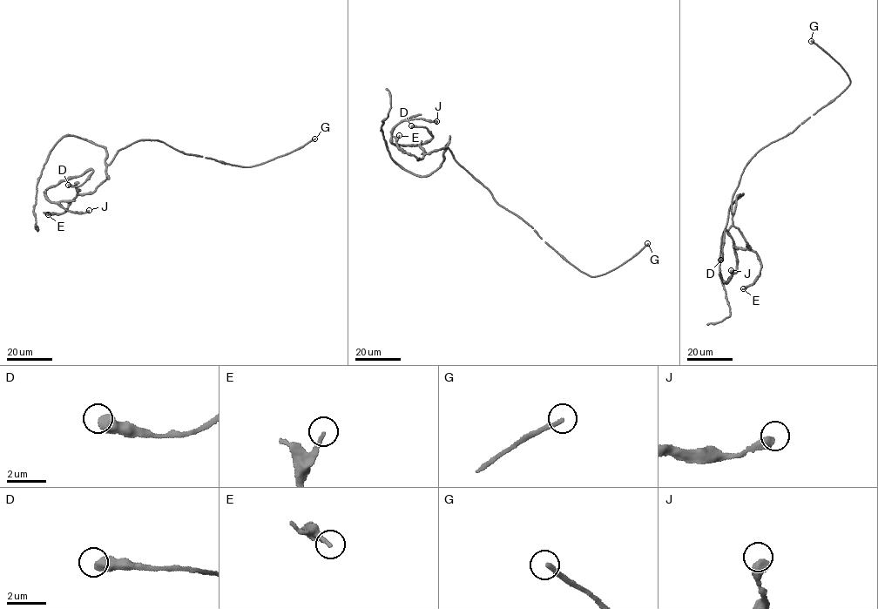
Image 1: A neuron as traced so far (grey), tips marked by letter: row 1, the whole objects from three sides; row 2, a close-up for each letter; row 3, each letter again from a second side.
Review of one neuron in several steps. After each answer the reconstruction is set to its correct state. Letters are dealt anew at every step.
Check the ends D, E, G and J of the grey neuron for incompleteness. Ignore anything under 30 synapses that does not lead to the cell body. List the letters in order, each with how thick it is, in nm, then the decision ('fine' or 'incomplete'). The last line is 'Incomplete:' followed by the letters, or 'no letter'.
D: 550 nm | fine
E: 160 nm | fine
G: 200 nm | incomplete
J: 480 nm | fine
Incomplete: G

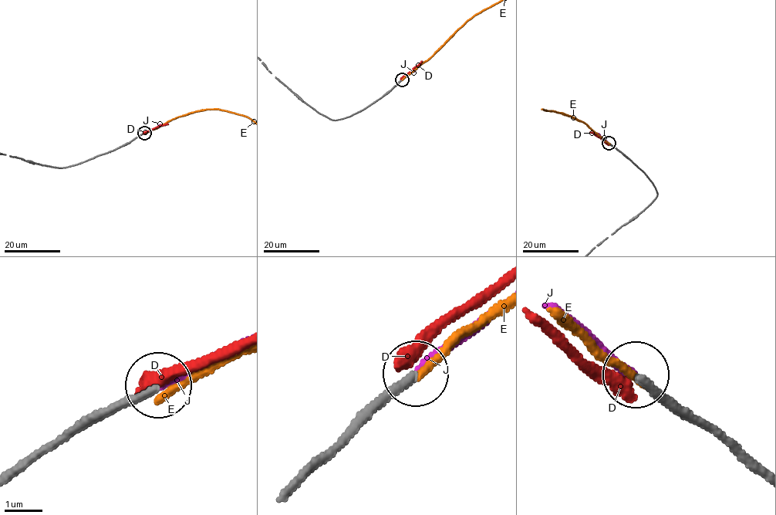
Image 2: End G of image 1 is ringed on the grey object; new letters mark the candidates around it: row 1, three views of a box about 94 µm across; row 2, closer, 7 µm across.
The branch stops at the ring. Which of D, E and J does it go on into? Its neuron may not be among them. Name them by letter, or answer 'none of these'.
J

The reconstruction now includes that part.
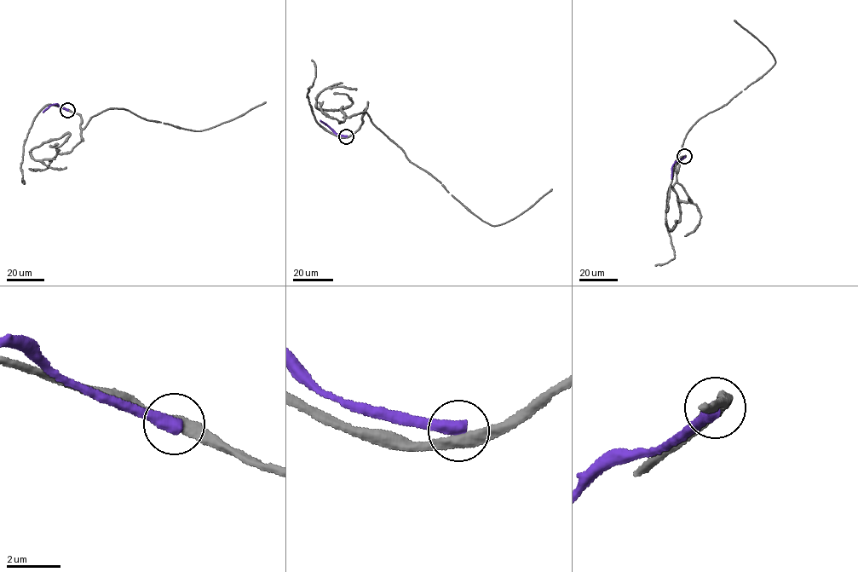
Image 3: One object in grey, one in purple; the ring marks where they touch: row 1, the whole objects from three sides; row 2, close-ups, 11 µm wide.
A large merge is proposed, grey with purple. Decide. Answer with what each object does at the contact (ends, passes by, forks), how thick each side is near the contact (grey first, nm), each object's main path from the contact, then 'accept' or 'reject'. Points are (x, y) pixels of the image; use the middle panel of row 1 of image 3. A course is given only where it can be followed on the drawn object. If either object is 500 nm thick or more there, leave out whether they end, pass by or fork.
440 nm thick on the grey side, 500 nm on the other; grey runs (346, 136), (359, 127), (365, 112), (411, 162), (432, 175), (491, 225), (512, 220), (551, 189); purple runs (346, 136), (337, 135), (320, 120); reject

